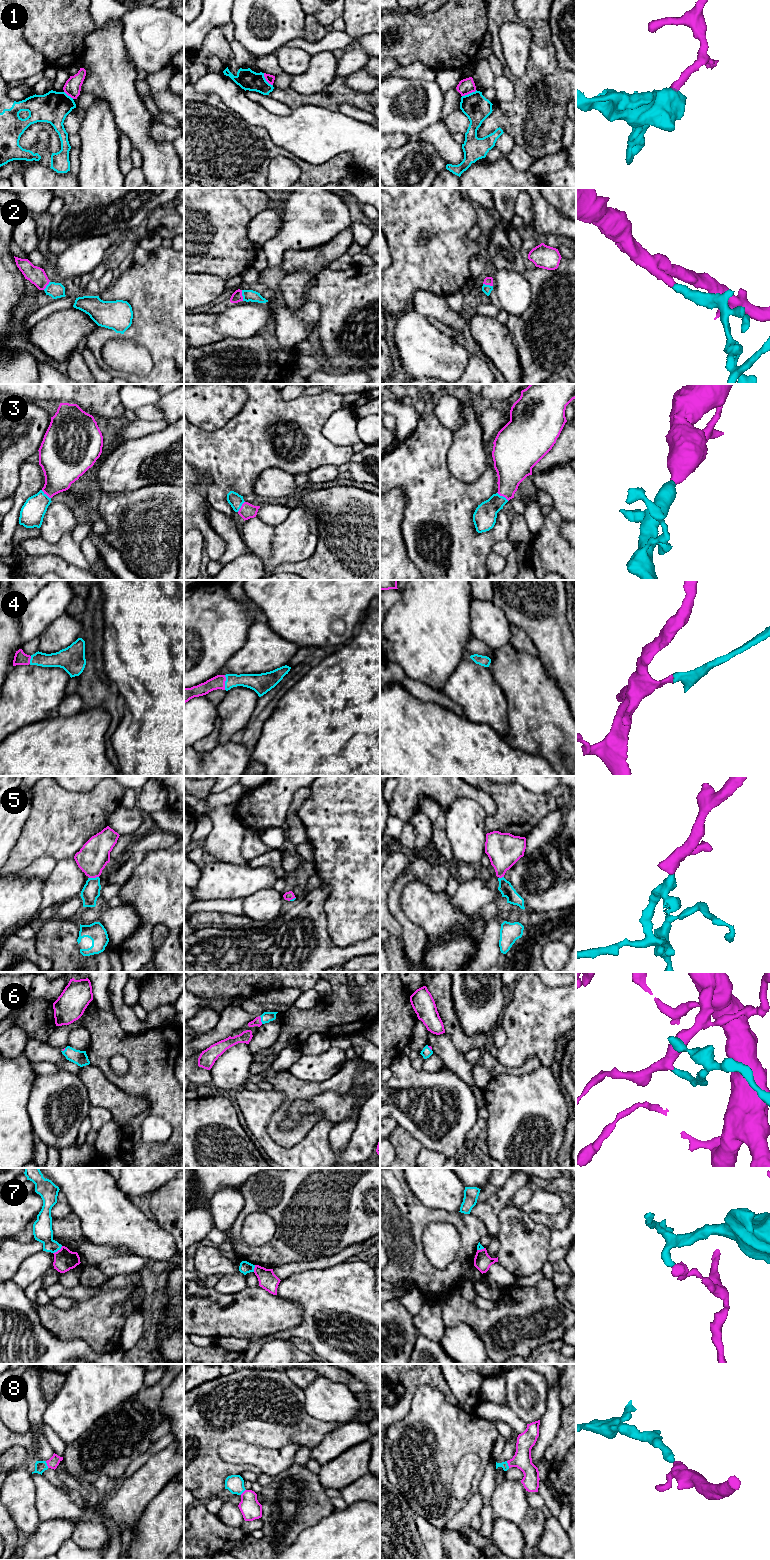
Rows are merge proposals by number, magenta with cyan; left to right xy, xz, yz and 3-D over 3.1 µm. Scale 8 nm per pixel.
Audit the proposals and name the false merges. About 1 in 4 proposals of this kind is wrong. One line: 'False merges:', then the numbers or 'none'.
False merges: 1, 7

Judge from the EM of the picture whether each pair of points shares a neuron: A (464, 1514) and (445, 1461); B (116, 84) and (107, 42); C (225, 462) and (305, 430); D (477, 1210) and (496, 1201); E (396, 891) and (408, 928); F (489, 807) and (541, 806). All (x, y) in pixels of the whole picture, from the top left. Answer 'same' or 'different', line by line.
A: different
B: same
C: same
D: same
E: same
F: different

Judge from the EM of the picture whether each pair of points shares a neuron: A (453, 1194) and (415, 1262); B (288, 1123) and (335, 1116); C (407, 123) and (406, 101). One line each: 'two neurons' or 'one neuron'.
A: two neurons
B: one neuron
C: one neuron

